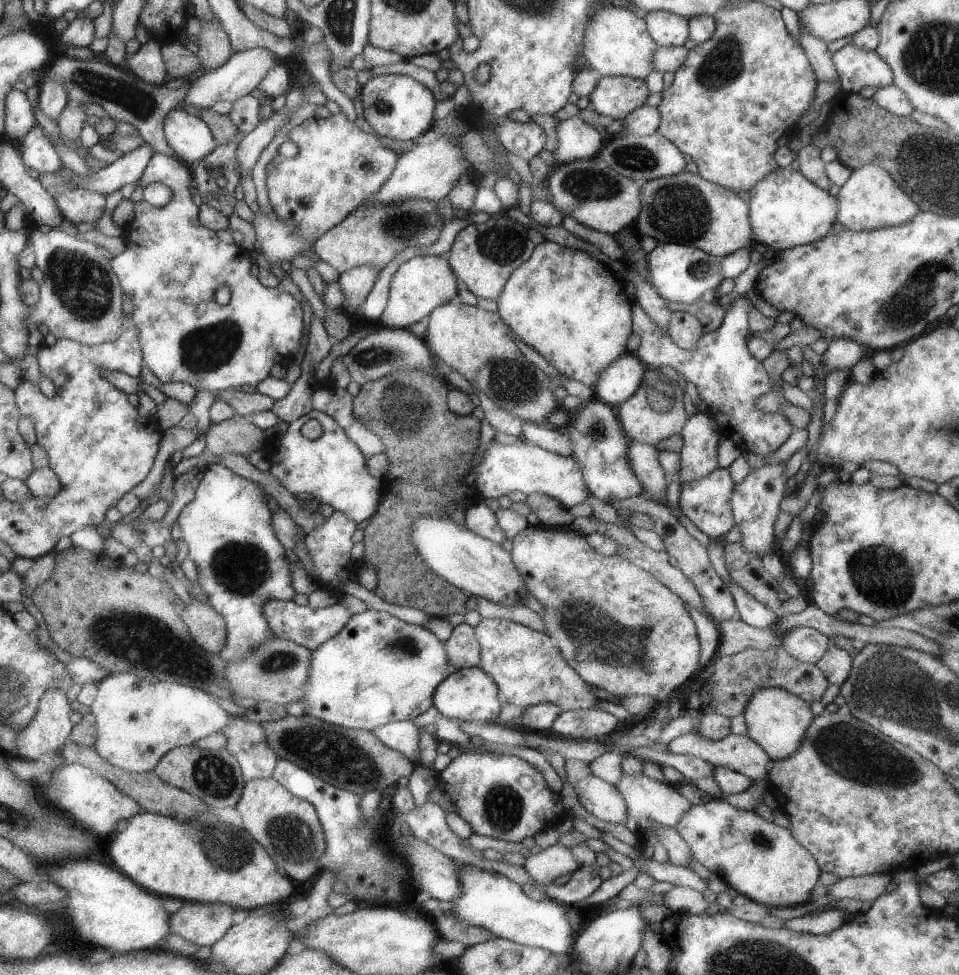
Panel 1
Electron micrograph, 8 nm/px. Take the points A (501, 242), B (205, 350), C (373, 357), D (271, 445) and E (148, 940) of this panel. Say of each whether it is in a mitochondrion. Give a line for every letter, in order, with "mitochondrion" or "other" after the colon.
A: mitochondrion
B: mitochondrion
C: mitochondrion
D: other
E: other

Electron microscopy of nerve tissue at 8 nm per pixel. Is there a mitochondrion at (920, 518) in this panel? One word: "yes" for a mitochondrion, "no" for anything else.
no

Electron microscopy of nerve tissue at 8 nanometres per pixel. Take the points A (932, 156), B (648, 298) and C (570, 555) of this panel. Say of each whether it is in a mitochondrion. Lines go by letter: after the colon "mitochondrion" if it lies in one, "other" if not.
A: mitochondrion
B: other
C: other

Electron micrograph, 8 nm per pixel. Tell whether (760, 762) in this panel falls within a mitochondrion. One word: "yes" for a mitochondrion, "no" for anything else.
no

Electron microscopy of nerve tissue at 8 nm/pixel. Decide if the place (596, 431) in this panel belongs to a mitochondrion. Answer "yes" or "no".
yes

